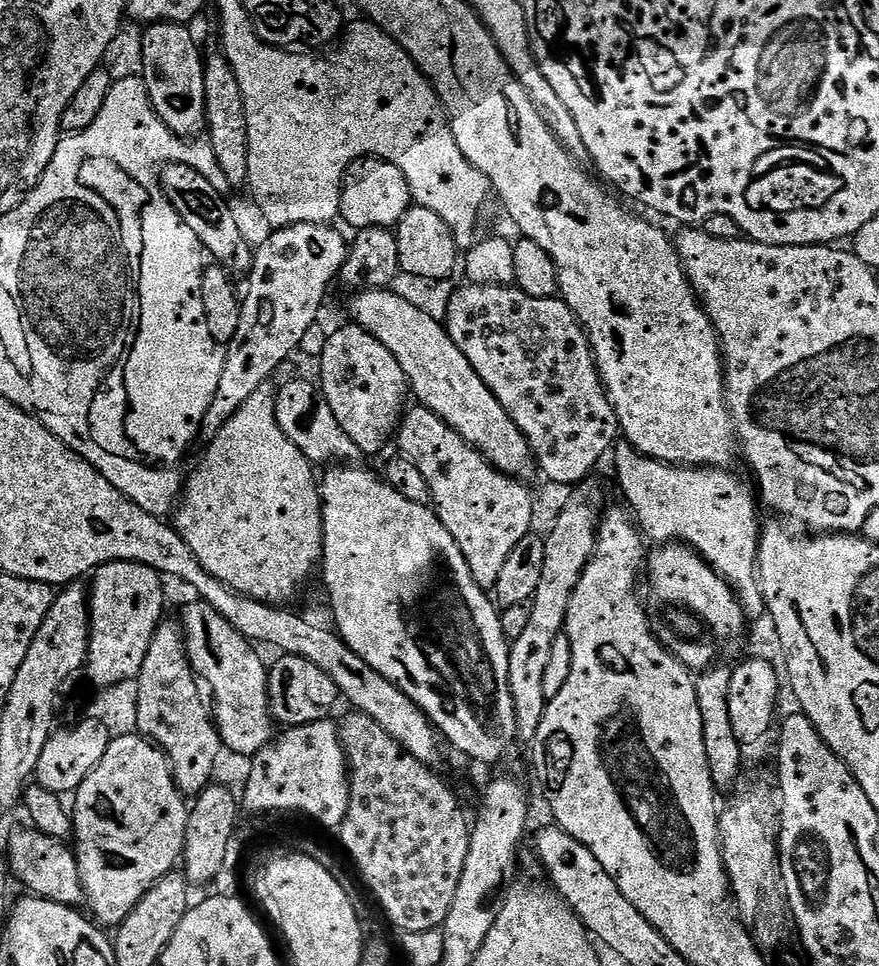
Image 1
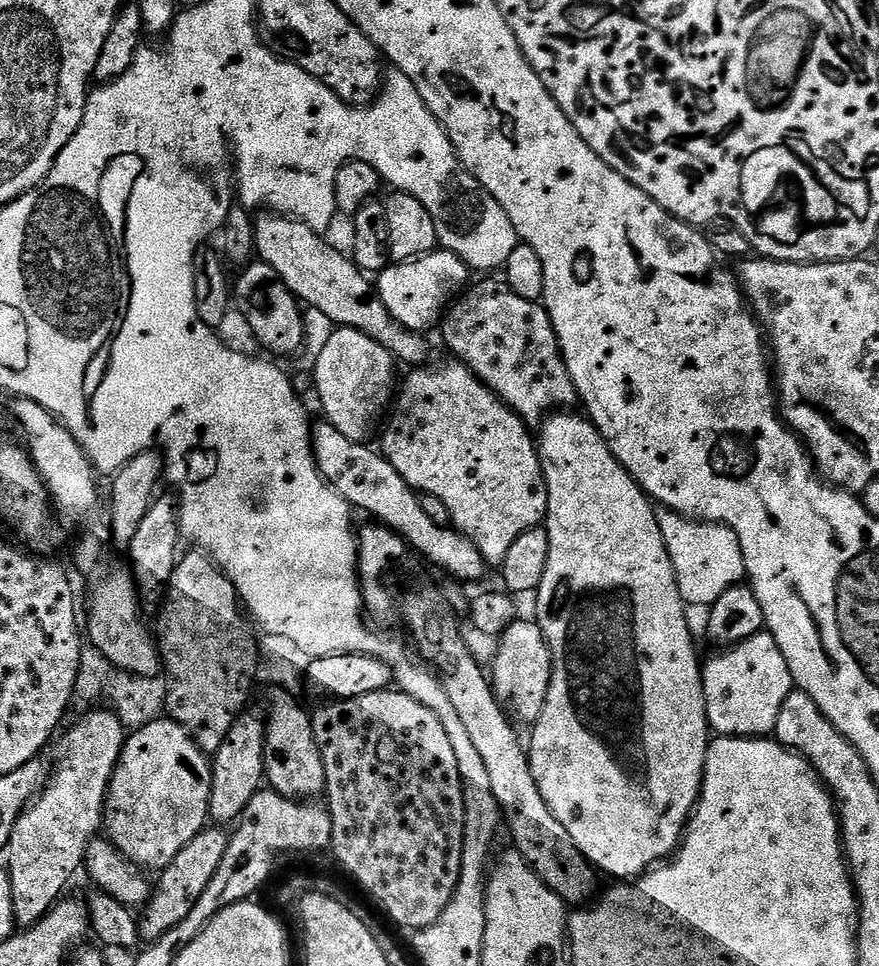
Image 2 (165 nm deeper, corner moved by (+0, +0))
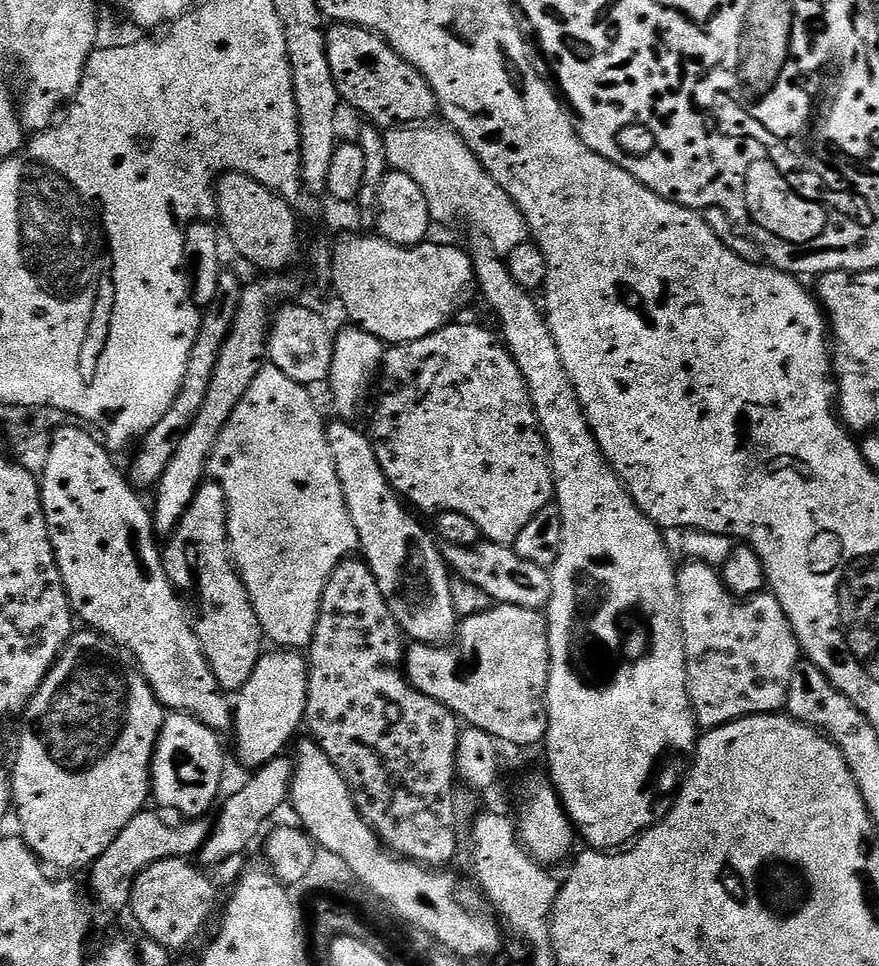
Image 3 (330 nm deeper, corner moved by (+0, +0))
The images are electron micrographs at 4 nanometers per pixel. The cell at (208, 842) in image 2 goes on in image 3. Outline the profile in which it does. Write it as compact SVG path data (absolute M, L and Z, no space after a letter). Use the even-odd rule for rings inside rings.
M284 754L275 756L269 764L264 764L259 770L253 771L249 775L252 777L228 801L225 799L219 805L220 817L217 818L216 824L214 820L208 833L208 840L198 853L201 865L224 864L227 860L242 855L259 838L260 831L262 836L269 827L268 819L275 814L276 808L282 807L283 804L285 807L289 803L296 766L289 757L288 760L286 757Z

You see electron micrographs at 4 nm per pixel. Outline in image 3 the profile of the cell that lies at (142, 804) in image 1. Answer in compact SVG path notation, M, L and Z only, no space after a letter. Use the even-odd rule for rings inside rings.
M172 714L165 719L156 743L156 753L152 759L151 795L164 808L172 812L181 812L184 818L204 818L208 811L221 799L220 783L224 780L224 748L220 745L221 737L206 727L195 716Z

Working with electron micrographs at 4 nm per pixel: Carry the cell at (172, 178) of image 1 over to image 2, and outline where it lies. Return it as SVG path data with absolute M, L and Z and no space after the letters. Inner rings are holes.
M252 262L243 269L240 277L234 280L234 308L244 315L250 331L264 348L273 352L271 355L292 356L304 344L304 316L300 313L301 301L293 296L285 286L280 275L263 262Z

